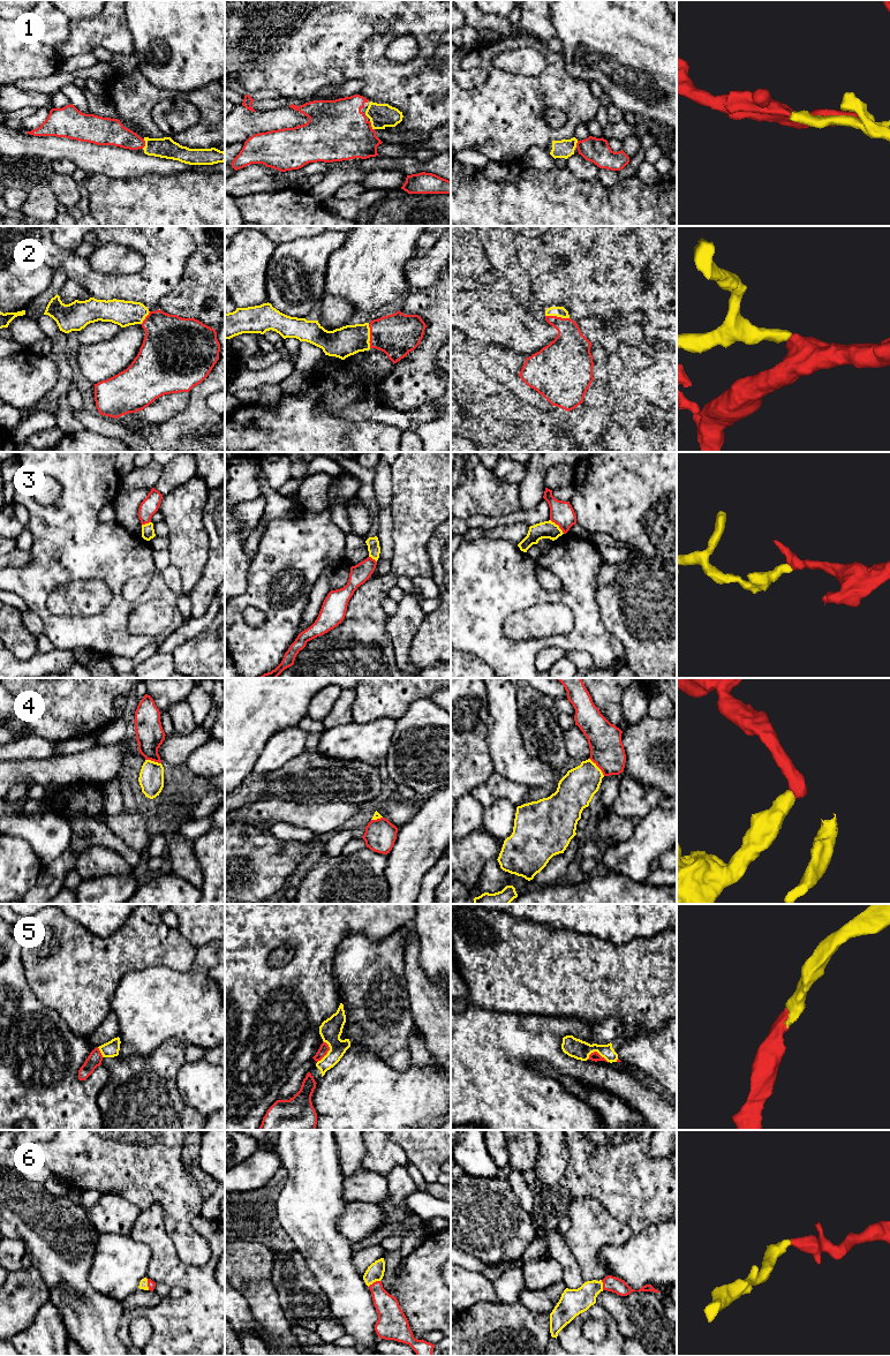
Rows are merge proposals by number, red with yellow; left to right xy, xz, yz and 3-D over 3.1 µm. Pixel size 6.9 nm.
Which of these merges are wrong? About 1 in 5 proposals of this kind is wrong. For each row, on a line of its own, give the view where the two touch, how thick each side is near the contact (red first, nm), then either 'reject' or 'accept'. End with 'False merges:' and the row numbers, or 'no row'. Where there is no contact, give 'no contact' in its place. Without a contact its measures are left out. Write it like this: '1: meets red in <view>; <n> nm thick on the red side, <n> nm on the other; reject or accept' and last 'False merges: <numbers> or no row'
1: meets red in xy; 190 nm thick on the red side, 140 nm on the other; accept
2: meets red in xz; 300 nm thick on the red side, 220 nm on the other; accept
3: meets red in yz; 170 nm thick on the red side, 130 nm on the other; reject
4: meets red in yz; 240 nm thick on the red side, 260 nm on the other; accept
5: meets red in xz; 70 nm thick on the red side, 150 nm on the other; accept
6: meets red in xz; 170 nm thick on the red side, 120 nm on the other; accept
False merges: 3

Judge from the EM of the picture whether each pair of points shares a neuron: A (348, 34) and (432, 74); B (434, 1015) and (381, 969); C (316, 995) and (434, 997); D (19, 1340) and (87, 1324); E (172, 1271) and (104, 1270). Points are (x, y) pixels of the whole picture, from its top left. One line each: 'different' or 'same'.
A: same
B: different
C: different
D: different
E: different

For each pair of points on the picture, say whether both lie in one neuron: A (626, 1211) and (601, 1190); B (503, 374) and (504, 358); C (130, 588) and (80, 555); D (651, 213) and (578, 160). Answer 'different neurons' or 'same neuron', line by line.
A: same neuron
B: different neurons
C: different neurons
D: different neurons

